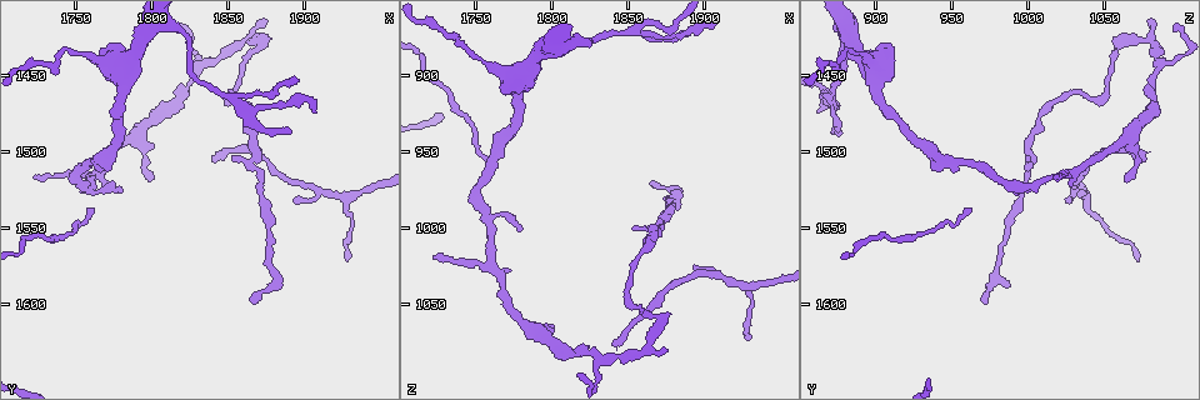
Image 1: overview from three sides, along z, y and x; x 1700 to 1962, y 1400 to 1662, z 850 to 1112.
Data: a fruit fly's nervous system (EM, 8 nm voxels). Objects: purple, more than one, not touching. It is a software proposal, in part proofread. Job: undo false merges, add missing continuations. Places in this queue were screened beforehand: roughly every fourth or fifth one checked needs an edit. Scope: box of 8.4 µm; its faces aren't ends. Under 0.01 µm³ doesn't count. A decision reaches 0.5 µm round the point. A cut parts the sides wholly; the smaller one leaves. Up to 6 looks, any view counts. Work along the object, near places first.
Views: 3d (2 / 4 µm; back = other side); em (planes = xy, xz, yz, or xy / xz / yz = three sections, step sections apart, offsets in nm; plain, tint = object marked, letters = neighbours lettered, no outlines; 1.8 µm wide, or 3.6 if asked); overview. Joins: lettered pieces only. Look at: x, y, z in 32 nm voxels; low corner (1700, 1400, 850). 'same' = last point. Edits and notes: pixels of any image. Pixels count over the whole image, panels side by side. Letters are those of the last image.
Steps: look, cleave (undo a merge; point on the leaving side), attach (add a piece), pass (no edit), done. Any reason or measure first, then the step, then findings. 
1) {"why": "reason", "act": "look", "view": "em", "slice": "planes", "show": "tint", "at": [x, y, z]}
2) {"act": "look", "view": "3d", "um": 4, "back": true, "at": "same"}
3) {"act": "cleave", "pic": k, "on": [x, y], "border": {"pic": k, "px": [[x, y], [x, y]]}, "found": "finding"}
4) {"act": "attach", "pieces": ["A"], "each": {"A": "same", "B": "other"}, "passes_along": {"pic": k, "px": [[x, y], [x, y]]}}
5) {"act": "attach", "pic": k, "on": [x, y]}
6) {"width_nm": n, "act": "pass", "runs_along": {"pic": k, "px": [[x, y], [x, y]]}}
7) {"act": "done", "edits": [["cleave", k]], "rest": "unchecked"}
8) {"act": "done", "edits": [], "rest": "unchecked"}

{"act": "look", "view": "em", "um": 3.6, "slice": "yz", "step": 4, "show": "letters", "at": [1794, 1424, 880]}

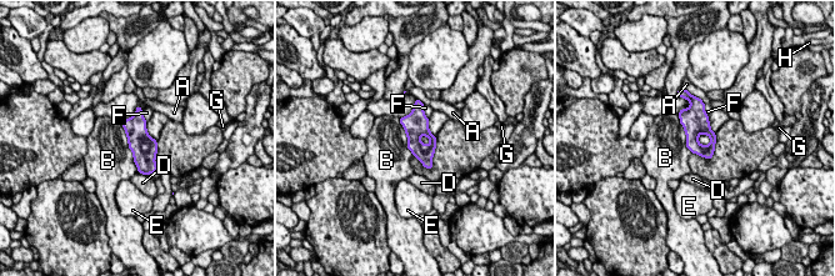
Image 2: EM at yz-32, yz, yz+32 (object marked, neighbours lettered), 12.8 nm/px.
{"act": "pass", "each": {"A": "other", "B": "other", "D": "other", "E": "other", "F": "other", "G": "other", "H": "other"}, "border": {"pic": 2, "px": [[120, 121], [138, 170]]}, "found": "continuous, no second cell"}

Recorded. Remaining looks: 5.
{"why": "branch point", "act": "look", "view": "em", "slice": "xy", "step": 4, "show": "tint", "at": [1860, 1466, 874]}

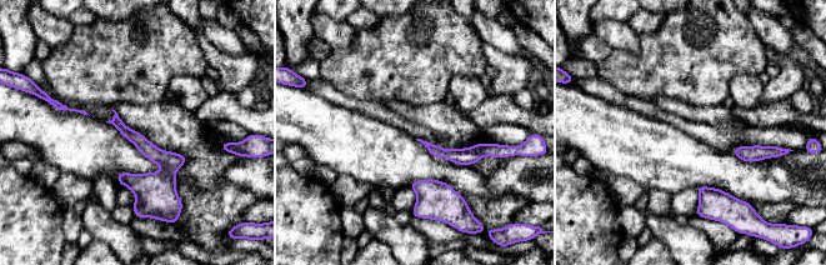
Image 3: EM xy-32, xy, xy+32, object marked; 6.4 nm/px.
{"act": "look", "view": "em", "slice": "planes", "show": "letters", "at": "same"}

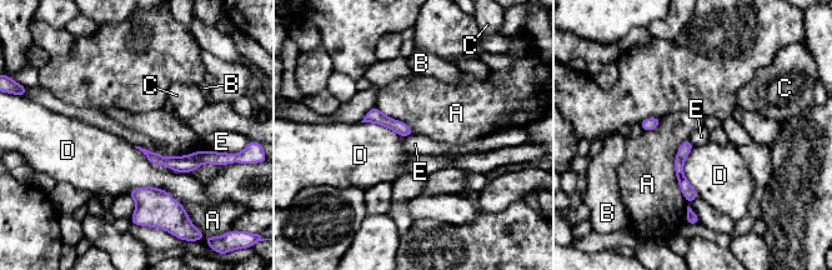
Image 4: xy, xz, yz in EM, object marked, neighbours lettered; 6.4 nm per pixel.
{"longest_contact_nm": ["A", 500], "act": "pass", "each": {"A": "other", "B": "other", "C": "other", "D": "other", "E": "other"}, "found": "all the same cell"}

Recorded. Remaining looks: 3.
{"why": "an open end", "act": "look", "view": "3d", "um": 2, "at": [1816, 1420, 1094]}

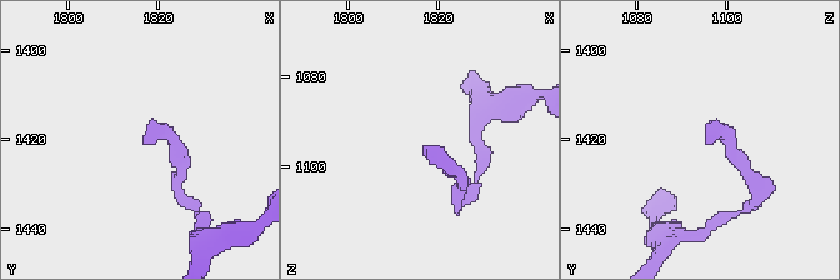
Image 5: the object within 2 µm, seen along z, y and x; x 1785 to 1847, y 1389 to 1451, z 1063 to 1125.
{"why": "now the EM", "act": "look", "view": "em", "um": 3.6, "slice": "xy", "step": 8, "show": "tint", "at": [1817, 1421, 1095]}

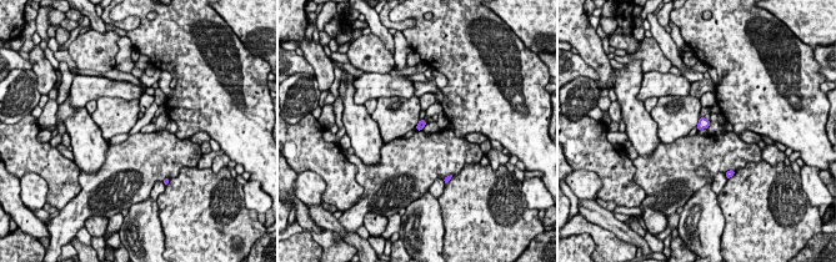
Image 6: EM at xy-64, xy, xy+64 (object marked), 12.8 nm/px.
{"why": "what lies round it", "act": "look", "view": "em", "um": 3.6, "slice": "xy", "step": 8, "show": "letters", "at": "same"}

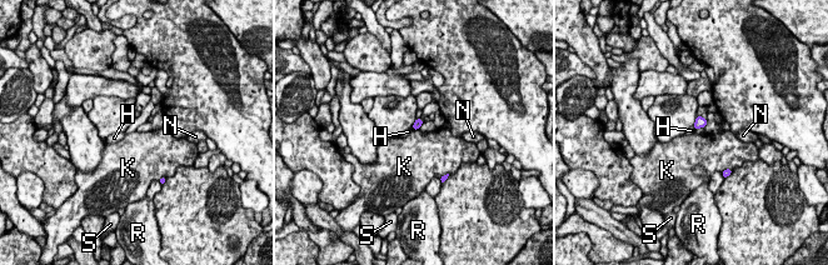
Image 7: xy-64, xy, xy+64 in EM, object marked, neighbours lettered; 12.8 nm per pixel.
{"act": "pass", "each": {"H": "other", "K": "other", "N": "other", "R": "other", "S": "other"}, "border": {"pic": 7, "px": [[418, 128], [414, 130]]}, "found": "no lettered piece goes on from it"}

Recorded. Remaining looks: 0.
{"act": "done", "edits": [], "rest": "unchecked"}

